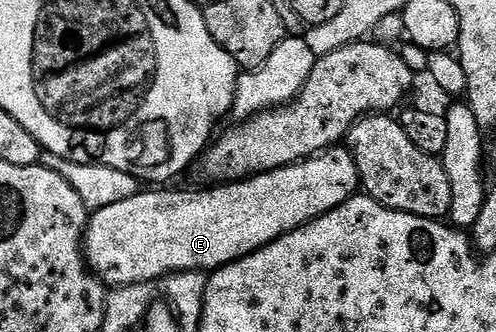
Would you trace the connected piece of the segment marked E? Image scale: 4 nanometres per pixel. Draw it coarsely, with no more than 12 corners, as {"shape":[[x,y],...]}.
{"shape":[[345,146],[89,216],[111,288],[213,273],[359,194]]}

